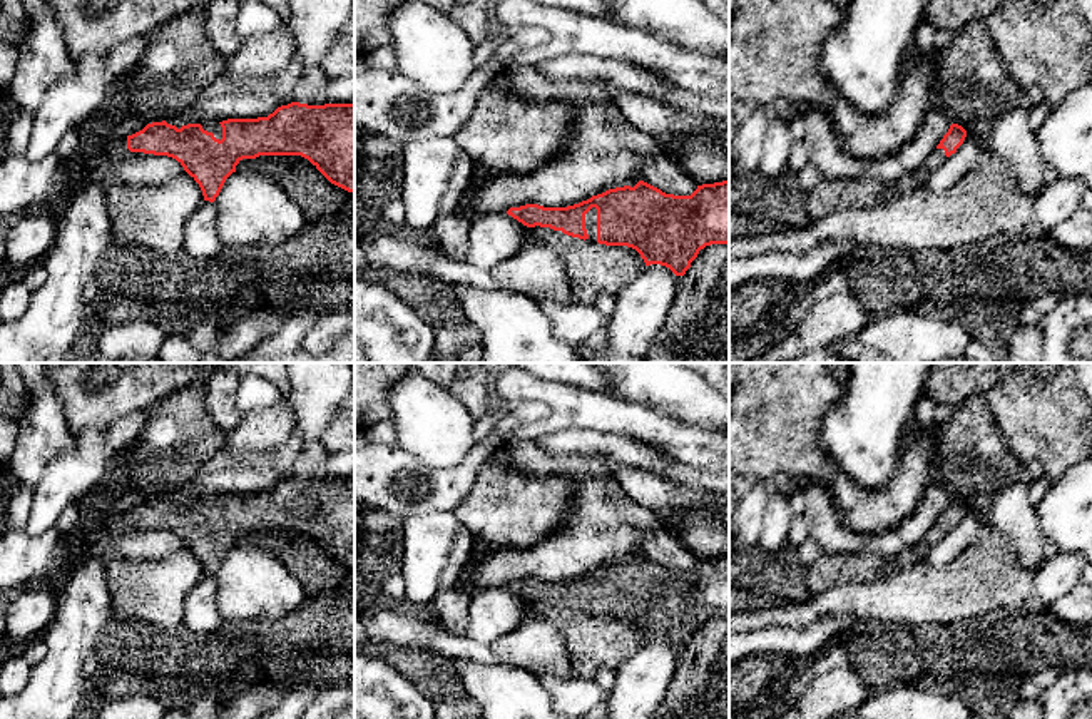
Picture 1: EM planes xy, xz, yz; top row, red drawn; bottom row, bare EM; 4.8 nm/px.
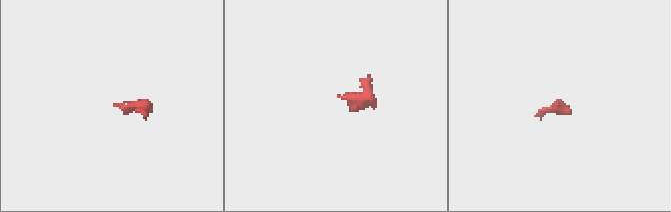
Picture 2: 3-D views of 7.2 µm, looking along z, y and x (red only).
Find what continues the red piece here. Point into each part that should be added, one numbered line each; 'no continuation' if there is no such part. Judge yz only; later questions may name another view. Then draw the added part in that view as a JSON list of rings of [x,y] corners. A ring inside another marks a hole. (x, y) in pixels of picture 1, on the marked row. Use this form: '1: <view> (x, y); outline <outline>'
1: yz (917, 178); outline [[[933,149],[931,154],[911,172],[896,182],[896,192],[905,194],[925,187],[928,177],[947,161],[943,149]]]

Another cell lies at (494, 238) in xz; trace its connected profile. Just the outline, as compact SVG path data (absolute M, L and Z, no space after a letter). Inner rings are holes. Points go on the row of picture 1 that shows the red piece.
M483 212L472 221L468 246L460 261L492 271L520 251L525 231L527 226L507 212Z

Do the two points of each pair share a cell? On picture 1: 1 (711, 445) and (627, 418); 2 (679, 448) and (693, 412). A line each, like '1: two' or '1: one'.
1: one
2: two

